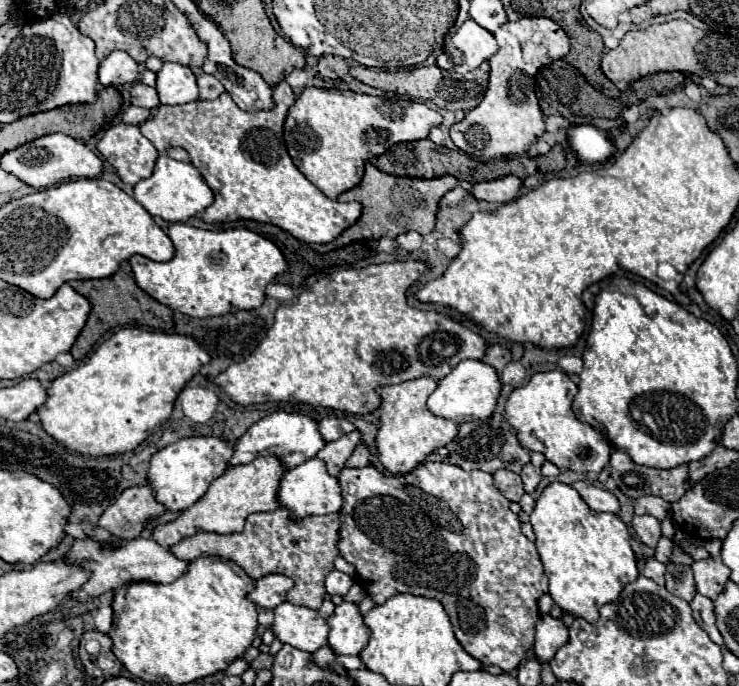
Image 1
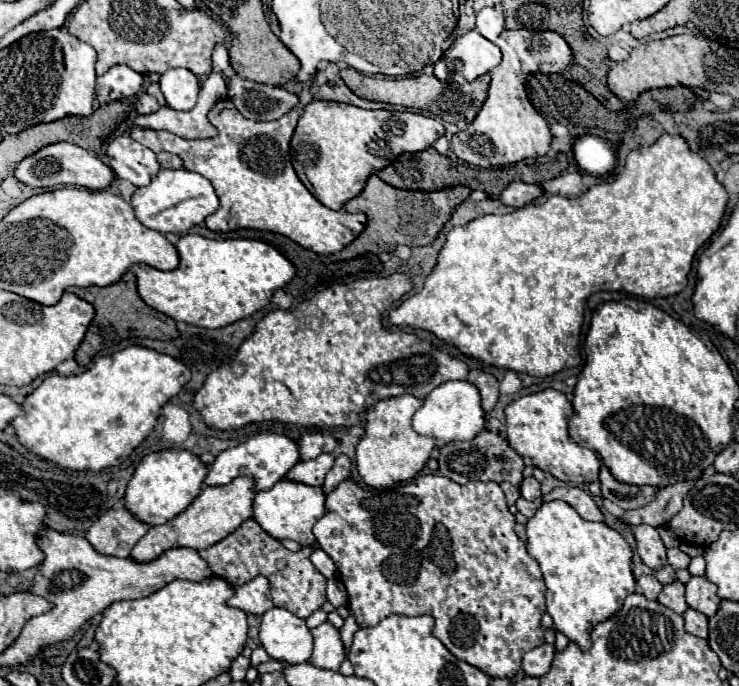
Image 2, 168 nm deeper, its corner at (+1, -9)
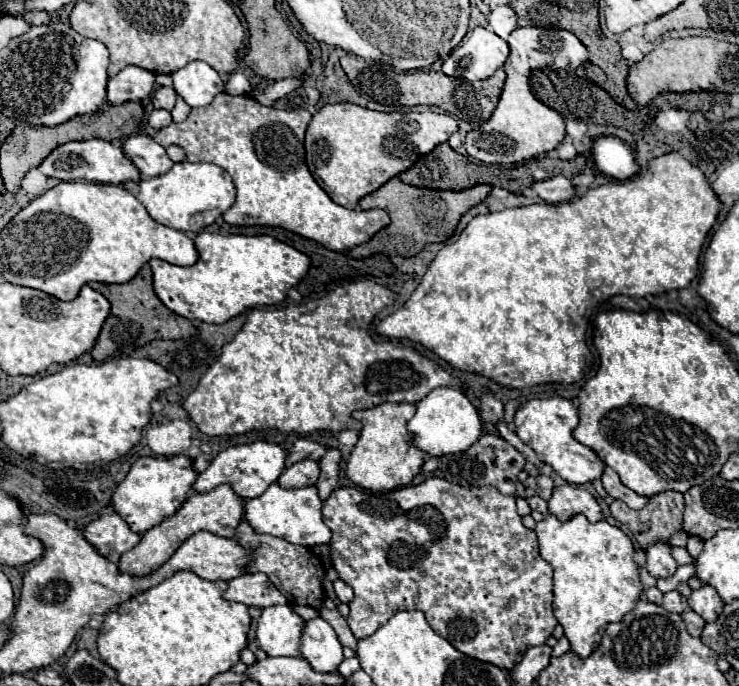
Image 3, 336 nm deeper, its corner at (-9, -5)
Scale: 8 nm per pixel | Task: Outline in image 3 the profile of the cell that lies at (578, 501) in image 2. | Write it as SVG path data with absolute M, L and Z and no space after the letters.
M568 483L554 489L552 497L548 499L548 509L552 515L556 515L562 521L570 519L576 513L586 515L588 521L592 521L592 523L604 519L596 497L590 491L586 491L584 487L568 485Z

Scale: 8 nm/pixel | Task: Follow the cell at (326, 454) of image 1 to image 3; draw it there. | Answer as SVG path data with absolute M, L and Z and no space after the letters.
M306 459L294 463L290 469L286 469L280 477L278 483L282 487L304 487L304 485L316 485L318 483L318 461Z

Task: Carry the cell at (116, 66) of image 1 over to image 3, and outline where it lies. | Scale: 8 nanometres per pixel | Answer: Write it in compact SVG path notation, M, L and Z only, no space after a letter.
M124 67L116 77L108 79L108 101L120 105L126 101L140 101L154 89L154 73L142 67Z

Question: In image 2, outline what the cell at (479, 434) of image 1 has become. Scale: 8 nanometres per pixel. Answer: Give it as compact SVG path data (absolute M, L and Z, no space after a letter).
M486 429L480 431L470 441L442 445L438 463L440 463L438 475L444 475L460 485L466 485L468 481L494 481L494 483L508 481L512 485L520 485L522 469L524 469L522 457L502 437L498 437Z

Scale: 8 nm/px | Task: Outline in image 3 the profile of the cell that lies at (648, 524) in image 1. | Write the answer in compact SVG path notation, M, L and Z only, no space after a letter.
M656 541L646 549L646 569L658 579L676 573L678 563L674 561L672 547L666 541Z

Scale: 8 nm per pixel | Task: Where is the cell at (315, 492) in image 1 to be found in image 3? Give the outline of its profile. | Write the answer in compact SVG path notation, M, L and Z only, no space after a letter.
M272 483L260 497L246 501L246 521L258 531L268 533L280 539L286 539L296 545L314 547L314 545L326 545L330 543L330 529L322 521L322 499L318 495L318 489L312 487L296 487L296 489L284 489L280 483Z

